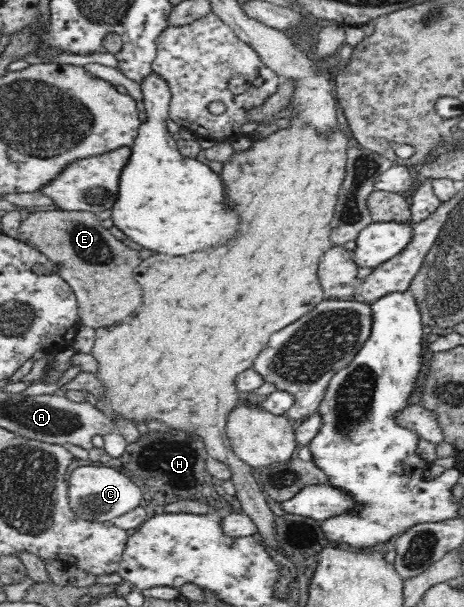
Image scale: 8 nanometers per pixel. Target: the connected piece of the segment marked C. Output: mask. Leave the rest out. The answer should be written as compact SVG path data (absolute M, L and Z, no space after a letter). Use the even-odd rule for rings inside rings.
M80 466L69 474L68 499L77 518L84 521L115 521L141 502L141 490L107 466Z

